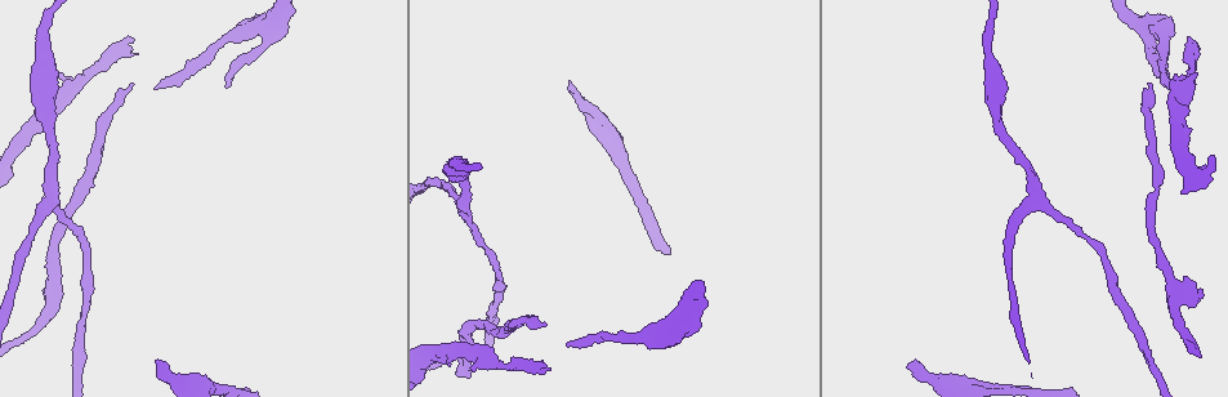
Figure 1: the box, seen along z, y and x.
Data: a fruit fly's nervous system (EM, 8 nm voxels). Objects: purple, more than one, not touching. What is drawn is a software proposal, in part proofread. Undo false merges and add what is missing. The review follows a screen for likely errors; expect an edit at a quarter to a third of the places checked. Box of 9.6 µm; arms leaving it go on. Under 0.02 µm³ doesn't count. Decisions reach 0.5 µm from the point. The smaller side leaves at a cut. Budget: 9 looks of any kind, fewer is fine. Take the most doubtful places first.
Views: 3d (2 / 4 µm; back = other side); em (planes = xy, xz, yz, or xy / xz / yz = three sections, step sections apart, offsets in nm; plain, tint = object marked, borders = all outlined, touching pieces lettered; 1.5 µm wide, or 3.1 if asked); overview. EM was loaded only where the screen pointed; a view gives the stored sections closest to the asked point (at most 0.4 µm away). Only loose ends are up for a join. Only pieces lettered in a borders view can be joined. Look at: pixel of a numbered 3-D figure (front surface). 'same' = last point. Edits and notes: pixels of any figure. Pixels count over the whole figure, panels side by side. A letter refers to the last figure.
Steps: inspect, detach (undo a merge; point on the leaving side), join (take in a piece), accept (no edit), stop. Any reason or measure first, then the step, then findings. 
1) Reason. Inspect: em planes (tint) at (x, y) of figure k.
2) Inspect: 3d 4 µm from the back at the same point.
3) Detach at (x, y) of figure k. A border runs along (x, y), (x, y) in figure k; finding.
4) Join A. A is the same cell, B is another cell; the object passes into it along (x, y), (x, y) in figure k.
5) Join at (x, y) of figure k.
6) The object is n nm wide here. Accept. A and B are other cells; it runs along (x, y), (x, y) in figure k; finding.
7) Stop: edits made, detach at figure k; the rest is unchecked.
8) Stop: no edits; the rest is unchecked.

Free end. Inspect: em planes (borders) at (544, 368) of figure 1.

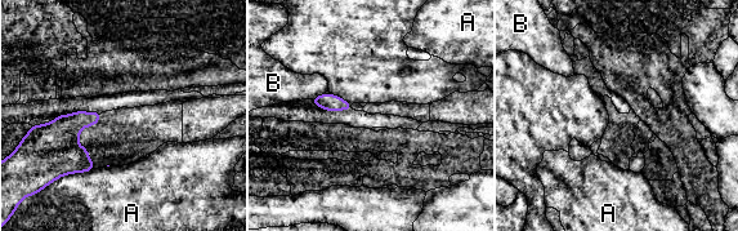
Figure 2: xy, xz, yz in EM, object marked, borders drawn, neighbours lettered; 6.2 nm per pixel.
Accept. A and B are other cells; no lettered piece goes on from it.

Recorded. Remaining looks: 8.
Branch stops here. Inspect: 3d 4 µm at (916, 360) of figure 1.

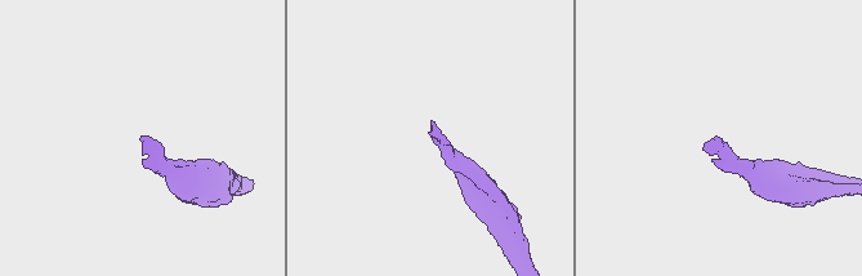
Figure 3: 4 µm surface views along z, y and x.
Shape alone is not enough. Inspect: em planes (borders) at (430, 133) of figure 3.

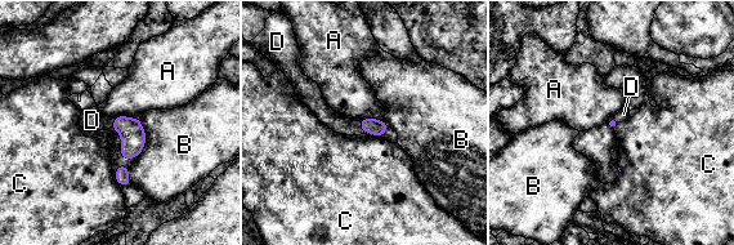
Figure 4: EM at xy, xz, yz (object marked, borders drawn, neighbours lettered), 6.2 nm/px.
Join D. D is the same cell, A, B and C are other cells; it goes on there.

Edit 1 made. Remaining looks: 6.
Three arms meet. Inspect: 3d 4 µm from the back at (49, 197) of figure 1.

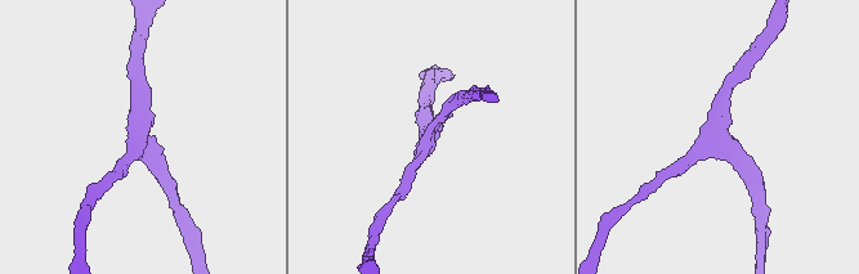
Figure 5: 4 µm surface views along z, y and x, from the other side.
3 arms meet here. Inspect: em planes (tint) at (143, 131) of figure 5.

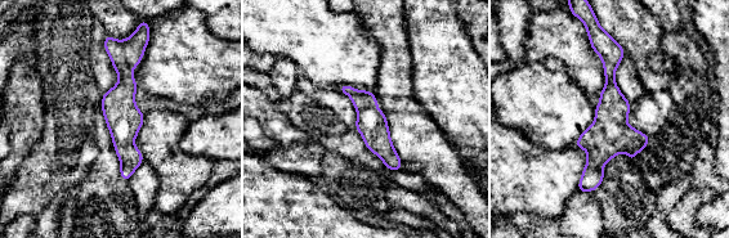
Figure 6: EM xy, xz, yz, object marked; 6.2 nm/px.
Inspect: em planes (borders) at the same point.

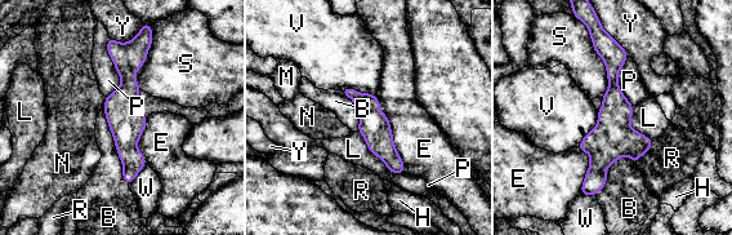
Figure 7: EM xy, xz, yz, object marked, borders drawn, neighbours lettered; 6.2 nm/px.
The longest contact is with E, 500 nm. Accept. B, E, H, L, M, N, P, R, S, V, W and Y are other cells; a border runs along (357, 132), (389, 173) in figure 7; all the same cell.

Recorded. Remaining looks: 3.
Arms part here. Inspect: 3d 4 µm from the back at (1176, 296) of figure 1.

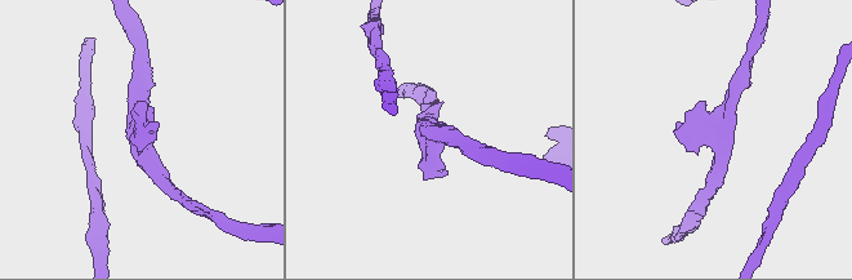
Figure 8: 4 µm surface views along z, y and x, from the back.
Inspect: em xz step 4 (tint) at (430, 135) of figure 8.

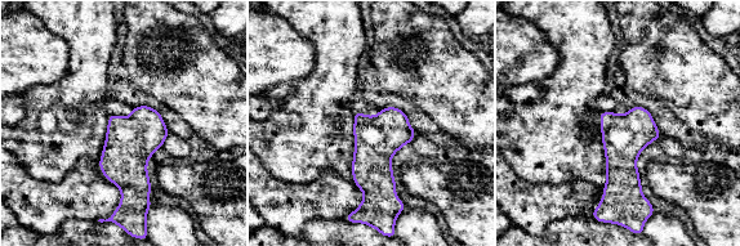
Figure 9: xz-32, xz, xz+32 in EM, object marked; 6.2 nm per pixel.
Another direction. Inspect: em planes (borders) at the same point.

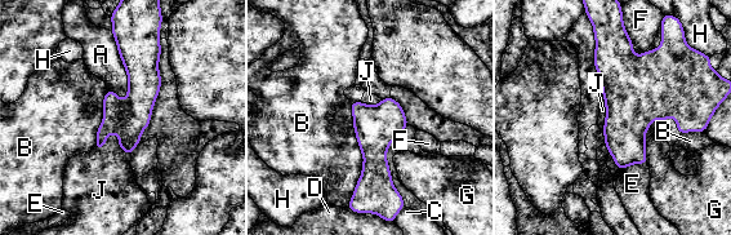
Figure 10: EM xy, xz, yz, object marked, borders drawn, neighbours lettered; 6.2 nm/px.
The object is 260 nm wide here. Accept. A, B, C, D, E, F, G, H and J are other cells; one cell here.

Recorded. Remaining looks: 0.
Stop: edits made, join at figure 4; the rest is unchecked.

